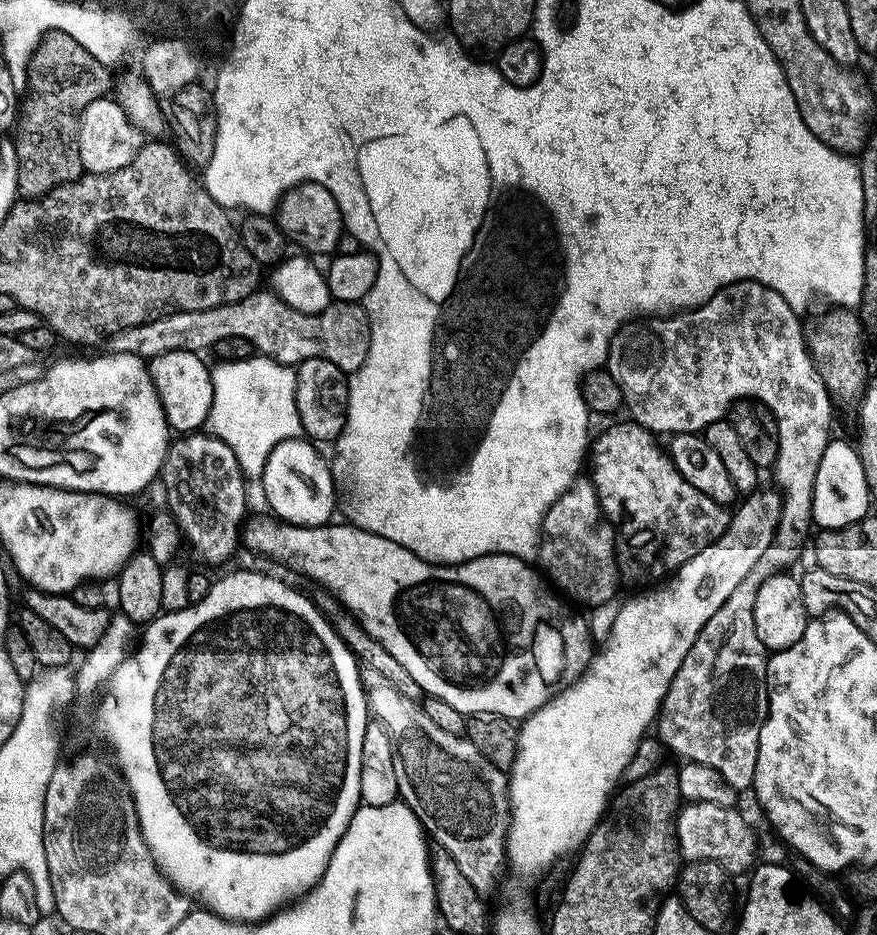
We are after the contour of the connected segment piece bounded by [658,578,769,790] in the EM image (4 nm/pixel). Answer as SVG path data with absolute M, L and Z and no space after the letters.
M752 578L738 582L738 590L734 590L734 594L730 594L730 598L722 602L718 614L714 614L714 618L710 618L710 622L702 626L694 646L690 646L678 674L668 687L658 716L661 736L678 755L684 756L680 758L693 764L708 760L706 766L710 767L713 764L720 764L720 769L724 768L724 772L728 772L728 777L724 781L733 790L751 789L756 771L752 768L752 760L740 760L740 752L732 748L732 740L728 740L728 744L720 744L720 740L724 740L720 732L724 732L724 724L728 724L728 732L740 732L740 736L748 736L748 720L752 720L752 740L758 740L760 727L764 725L764 711L768 706L769 687L766 681L769 653L758 638L752 613L757 587L757 581Z

